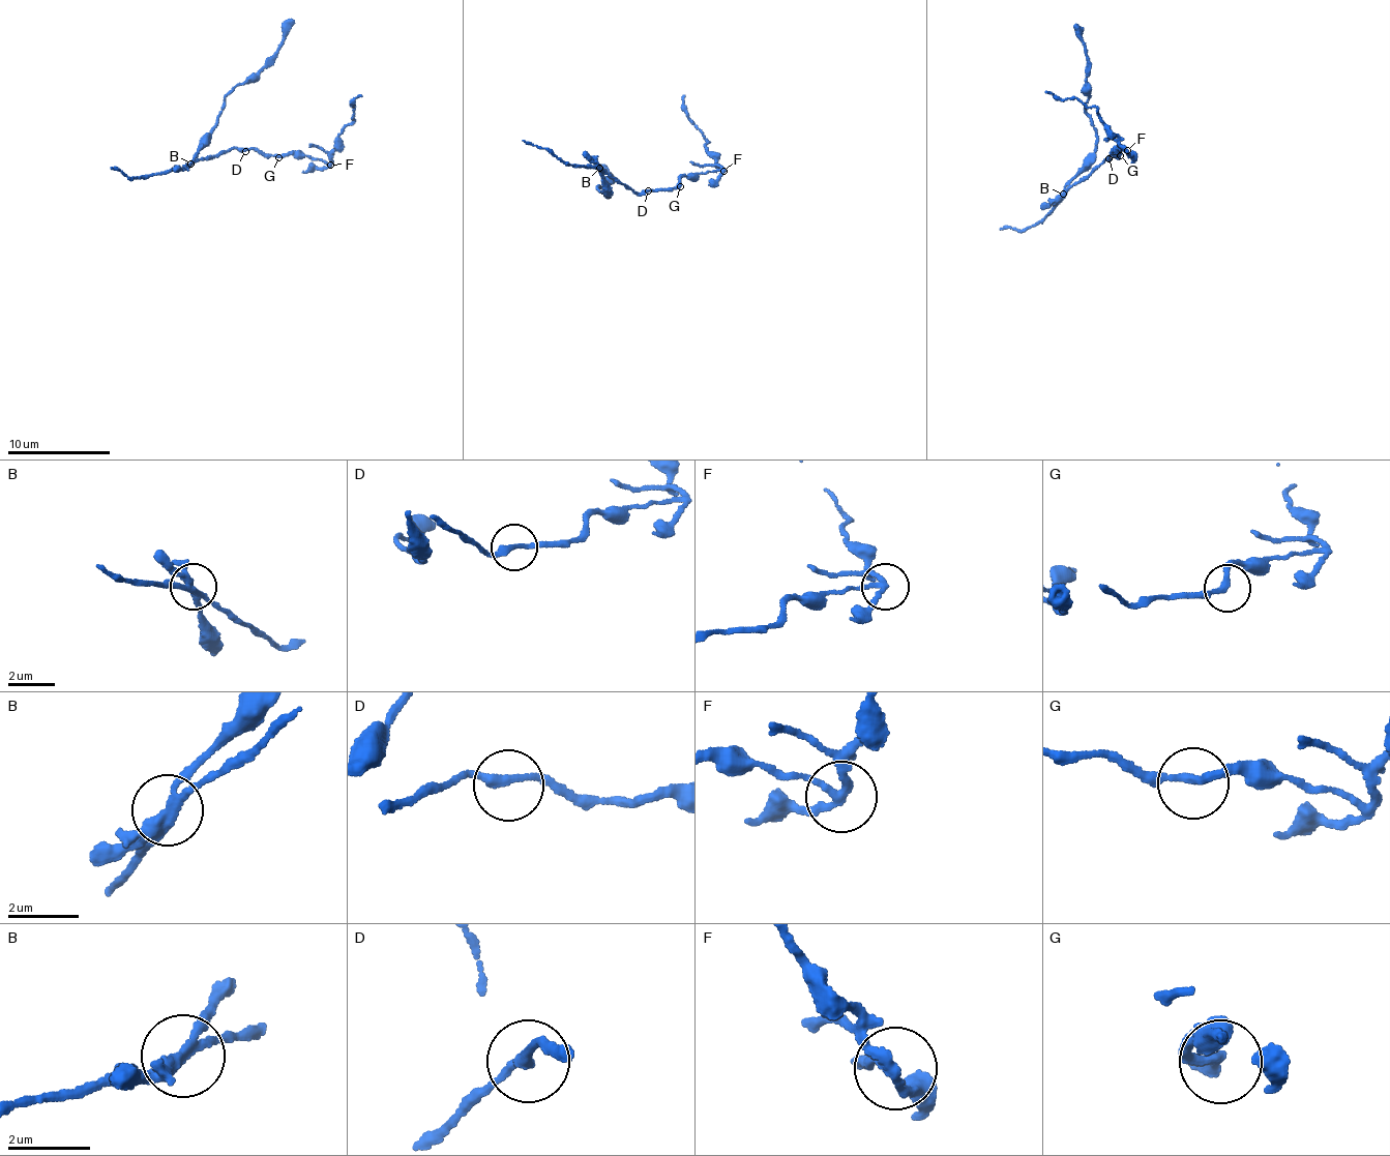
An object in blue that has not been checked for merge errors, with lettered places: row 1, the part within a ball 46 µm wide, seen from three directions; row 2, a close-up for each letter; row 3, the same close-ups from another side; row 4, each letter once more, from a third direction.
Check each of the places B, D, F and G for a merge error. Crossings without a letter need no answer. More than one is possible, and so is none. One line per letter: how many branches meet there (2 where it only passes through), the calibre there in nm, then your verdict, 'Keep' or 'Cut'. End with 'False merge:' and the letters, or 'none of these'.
B: Branches: 3. Thickness 240 nm. Cut
D: Branches: 2. Thickness 240 nm. Keep
F: Branches: 3. Thickness 200 nm. Cut
G: Branches: 2. Thickness 200 nm. Keep
False merge: B, F

